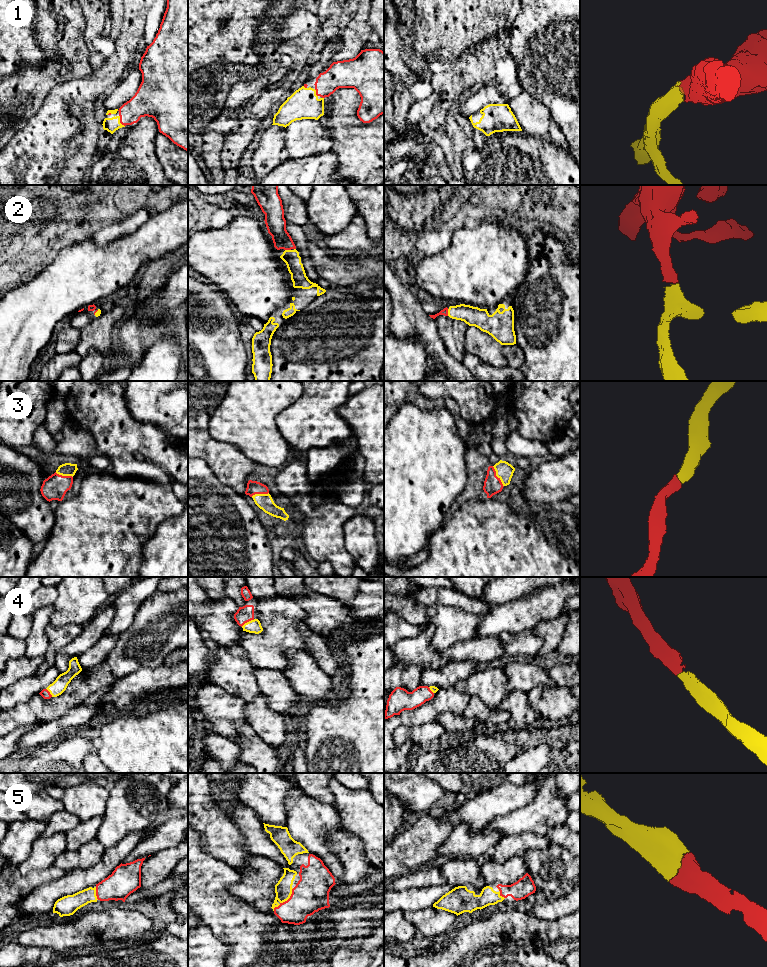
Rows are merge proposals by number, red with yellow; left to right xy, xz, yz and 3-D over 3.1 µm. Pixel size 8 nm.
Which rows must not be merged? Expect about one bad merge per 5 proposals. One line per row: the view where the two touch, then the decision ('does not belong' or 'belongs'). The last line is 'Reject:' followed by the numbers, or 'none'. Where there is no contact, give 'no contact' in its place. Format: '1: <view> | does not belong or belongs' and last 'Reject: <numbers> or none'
1: xy | belongs
2: yz | belongs
3: yz | belongs
4: xz | belongs
5: xz | belongs
Reject: none

